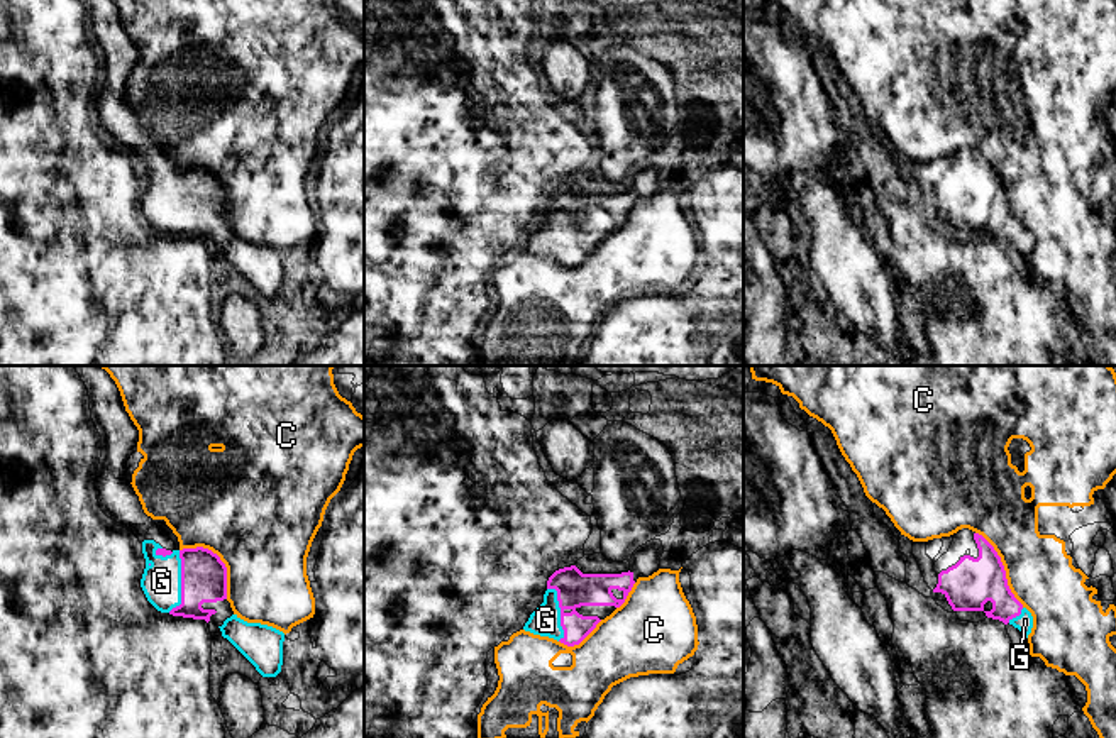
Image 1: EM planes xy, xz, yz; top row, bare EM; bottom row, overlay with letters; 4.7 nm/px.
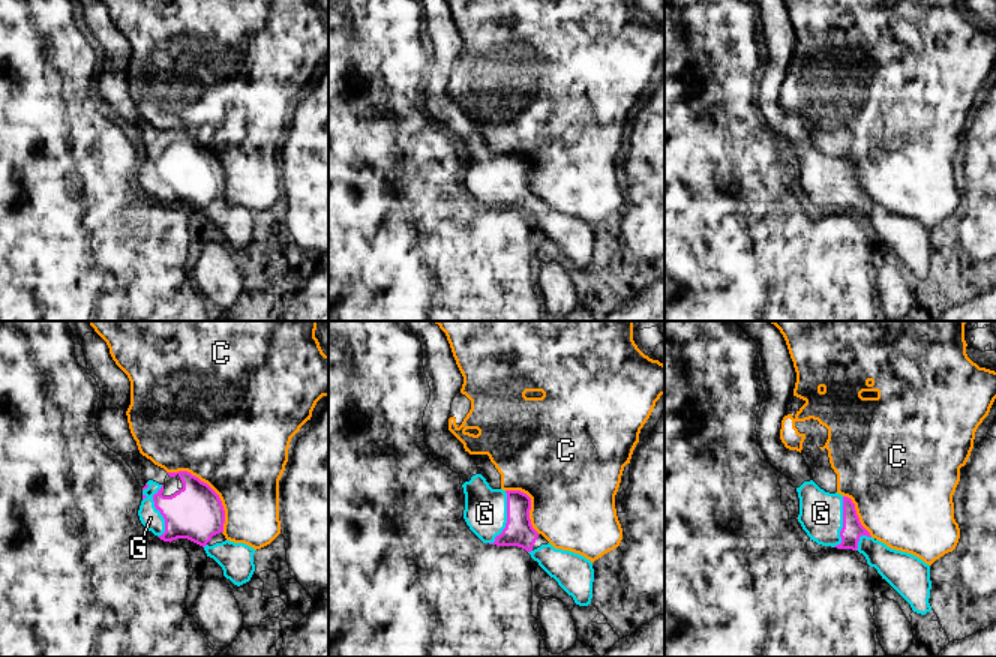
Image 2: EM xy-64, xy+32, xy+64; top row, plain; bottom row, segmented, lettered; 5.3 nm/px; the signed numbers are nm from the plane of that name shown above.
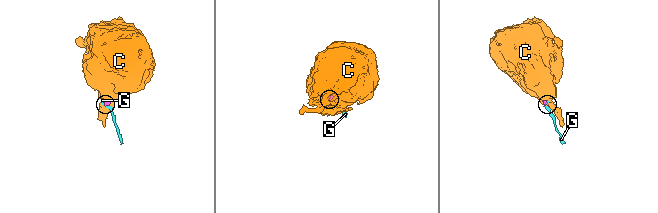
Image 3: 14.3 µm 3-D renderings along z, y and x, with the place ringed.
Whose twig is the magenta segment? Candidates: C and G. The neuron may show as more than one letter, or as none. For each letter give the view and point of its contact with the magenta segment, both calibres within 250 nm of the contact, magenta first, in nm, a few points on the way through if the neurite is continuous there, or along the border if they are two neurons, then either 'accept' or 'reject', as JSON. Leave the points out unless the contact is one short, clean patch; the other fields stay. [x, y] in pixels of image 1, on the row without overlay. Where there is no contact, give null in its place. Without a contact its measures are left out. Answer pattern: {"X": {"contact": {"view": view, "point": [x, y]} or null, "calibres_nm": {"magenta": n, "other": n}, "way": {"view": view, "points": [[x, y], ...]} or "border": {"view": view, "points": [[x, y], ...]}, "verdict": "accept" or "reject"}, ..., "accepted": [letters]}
{"C": {"contact": {"view": "xy", "point": [219, 180]}, "calibres_nm": {"magenta": 220, "other": 480}, "verdict": "reject"}, "G": {"contact": {"view": "xy", "point": [182, 203]}, "calibres_nm": {"magenta": 220, "other": 190}, "verdict": "accept"}, "accepted": ["G"]}

